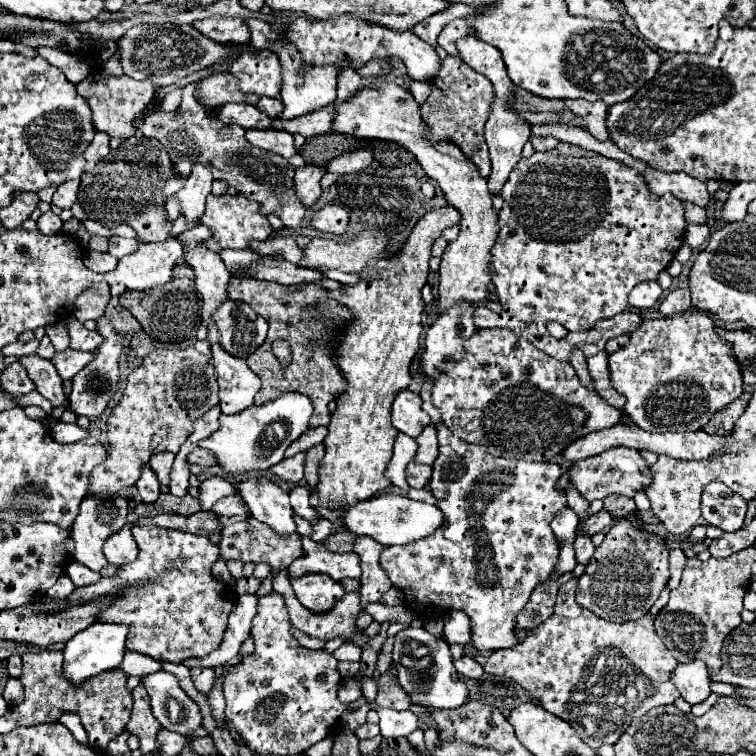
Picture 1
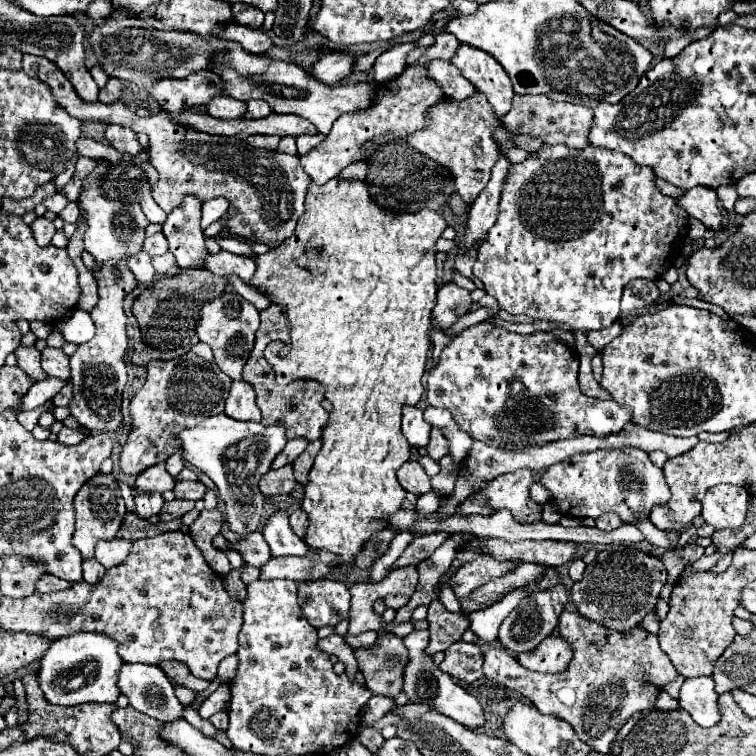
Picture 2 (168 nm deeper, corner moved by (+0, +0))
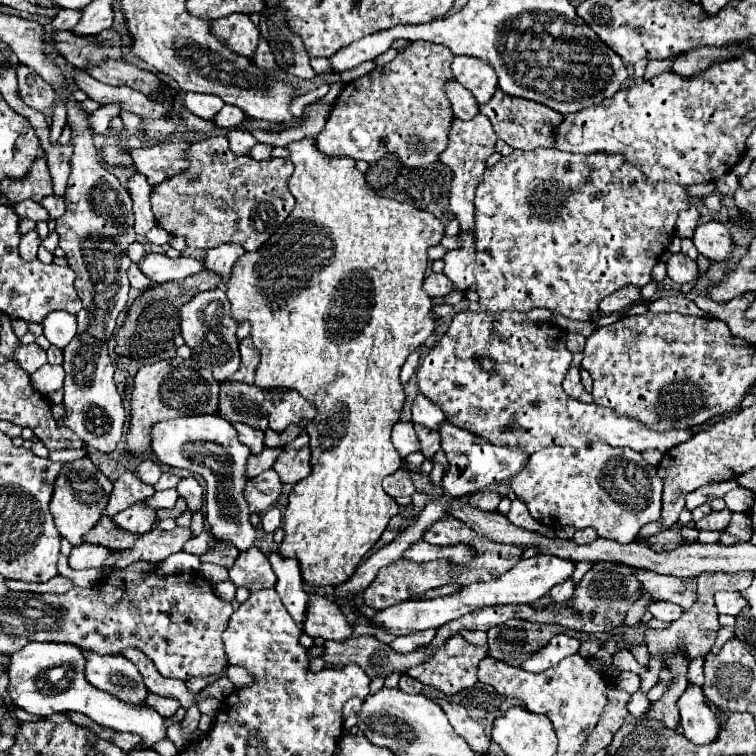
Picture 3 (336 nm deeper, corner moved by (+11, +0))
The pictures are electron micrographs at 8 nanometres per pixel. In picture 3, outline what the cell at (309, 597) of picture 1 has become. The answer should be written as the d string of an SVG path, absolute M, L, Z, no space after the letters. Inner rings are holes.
M311 594L305 612L303 632L313 638L321 636L325 640L347 640L353 628L347 624L341 608L333 600L321 594Z

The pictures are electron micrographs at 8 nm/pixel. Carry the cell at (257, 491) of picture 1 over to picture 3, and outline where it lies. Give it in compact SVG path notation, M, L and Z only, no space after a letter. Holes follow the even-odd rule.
M279 552L269 554L269 562L273 566L273 572L277 574L275 590L289 610L289 614L295 618L299 628L303 628L305 620L305 608L307 608L307 592L305 582L301 578L299 562L293 558L283 558Z

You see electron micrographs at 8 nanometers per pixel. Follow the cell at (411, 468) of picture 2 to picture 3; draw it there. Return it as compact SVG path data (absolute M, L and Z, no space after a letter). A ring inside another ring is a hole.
M399 468L395 474L383 478L383 490L393 498L413 496L415 490L413 490L413 480L409 478L409 470Z

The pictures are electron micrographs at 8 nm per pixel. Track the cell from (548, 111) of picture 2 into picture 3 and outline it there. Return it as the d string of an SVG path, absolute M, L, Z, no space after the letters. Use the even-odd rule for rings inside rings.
M497 90L495 96L487 104L481 104L479 110L491 120L497 136L503 142L507 142L511 148L519 148L519 150L535 150L539 146L551 148L553 146L553 130L557 130L557 126L561 124L561 118L563 118L563 114L559 114L557 110L551 110L533 100L501 94L501 90Z

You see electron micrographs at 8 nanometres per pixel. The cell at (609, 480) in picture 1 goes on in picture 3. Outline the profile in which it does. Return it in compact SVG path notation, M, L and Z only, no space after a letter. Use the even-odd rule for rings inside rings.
M551 446L545 450L535 452L527 466L511 480L511 488L517 494L517 498L529 508L531 516L549 526L549 528L561 528L561 526L575 526L575 528L587 528L593 526L601 538L611 538L623 544L629 544L635 540L637 532L643 524L655 522L661 512L661 478L657 476L657 470L649 466L639 452L629 448L613 448L613 446Z

